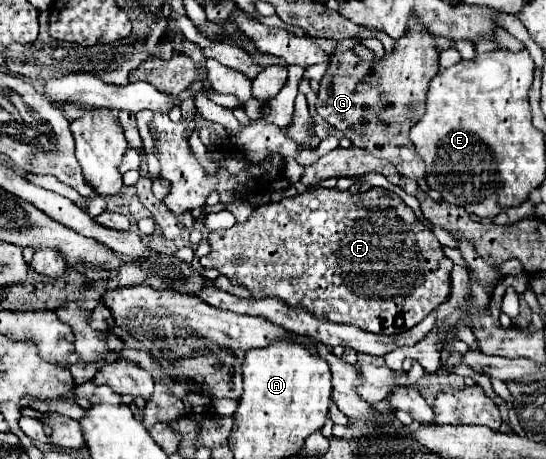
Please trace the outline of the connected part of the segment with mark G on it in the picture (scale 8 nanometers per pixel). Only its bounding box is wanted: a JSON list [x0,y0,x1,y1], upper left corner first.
[316,19,438,179]

